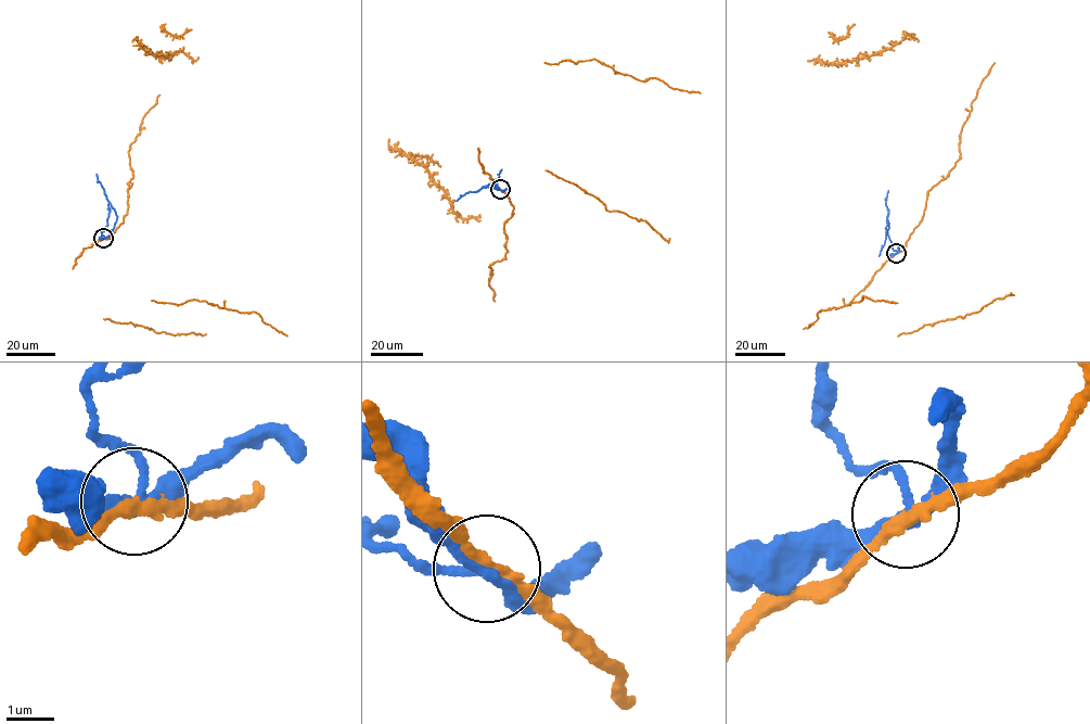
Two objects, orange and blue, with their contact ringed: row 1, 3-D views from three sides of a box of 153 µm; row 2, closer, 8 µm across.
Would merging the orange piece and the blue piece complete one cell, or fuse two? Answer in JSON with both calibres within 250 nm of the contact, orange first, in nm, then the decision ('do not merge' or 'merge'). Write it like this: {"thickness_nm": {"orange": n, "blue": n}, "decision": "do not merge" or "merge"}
{"thickness_nm": {"orange": 220, "blue": 200}, "decision": "do not merge"}

